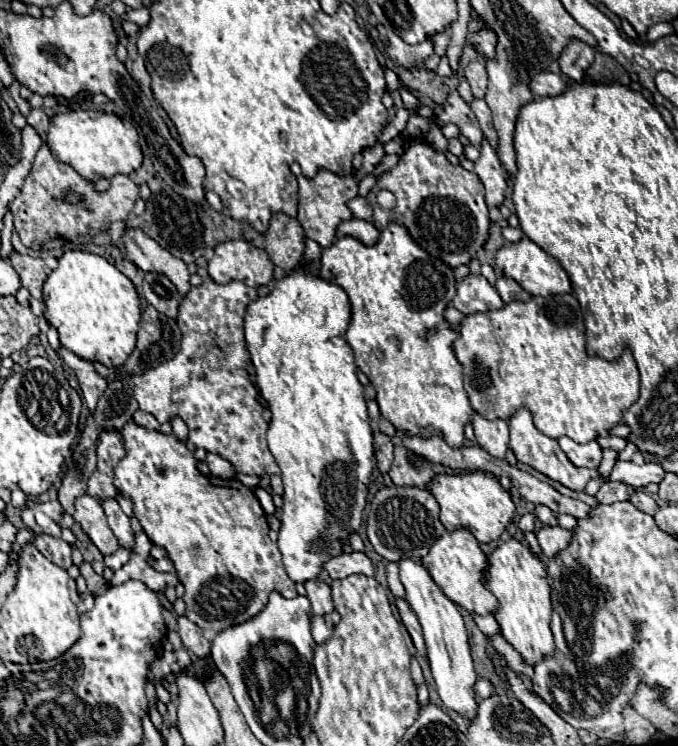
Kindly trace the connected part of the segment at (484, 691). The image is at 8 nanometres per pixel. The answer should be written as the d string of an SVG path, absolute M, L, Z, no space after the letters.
M477 679L477 683L475 683L475 693L477 693L477 699L481 701L481 699L487 699L489 695L493 695L495 693L495 687L493 687L493 683L491 681L487 681L487 679Z

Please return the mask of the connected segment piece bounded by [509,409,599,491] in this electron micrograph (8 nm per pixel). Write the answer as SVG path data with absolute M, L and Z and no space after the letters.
M521 409L517 411L511 419L509 419L509 431L511 431L511 441L509 441L509 447L511 451L515 453L517 461L533 467L535 471L547 475L549 479L573 489L573 491L585 491L585 485L590 479L599 477L597 469L577 469L567 457L565 453L561 453L559 445L555 439L539 433L533 425L533 419L531 419L531 413L527 409Z

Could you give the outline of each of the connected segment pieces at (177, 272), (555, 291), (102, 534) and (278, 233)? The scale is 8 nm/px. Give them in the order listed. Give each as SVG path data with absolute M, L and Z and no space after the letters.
M127 229L123 235L123 243L125 243L127 261L131 261L143 271L167 275L177 285L177 291L181 293L181 297L185 297L191 285L189 285L187 265L181 259L161 249L161 245L157 245L157 241L153 241L151 237L145 237L141 229Z
M523 237L517 243L505 245L497 251L495 255L495 263L497 267L511 279L515 279L527 293L531 295L541 295L541 297L549 297L549 295L561 295L561 293L571 293L571 281L565 273L565 269L549 255L545 253L541 247L537 247L531 239Z
M89 495L79 497L73 519L81 525L81 529L89 535L89 539L95 543L95 547L103 555L111 555L119 549L119 543L113 537L113 531L109 529L105 511L97 499L93 499Z
M275 213L271 217L269 231L265 233L263 247L279 269L283 271L295 269L301 263L305 249L305 233L301 223L289 215Z

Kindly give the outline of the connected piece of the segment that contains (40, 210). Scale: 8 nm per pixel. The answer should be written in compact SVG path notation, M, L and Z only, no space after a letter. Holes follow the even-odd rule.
M43 145L33 161L31 173L27 175L21 193L9 203L13 213L13 225L21 239L21 243L35 251L49 251L53 241L67 239L71 241L75 235L87 235L89 231L103 233L115 221L125 221L131 213L135 201L139 197L139 187L127 175L115 175L111 179L111 187L103 193L93 189L93 183L75 173L69 165L57 161L49 147ZM67 193L79 193L79 203L65 201Z

